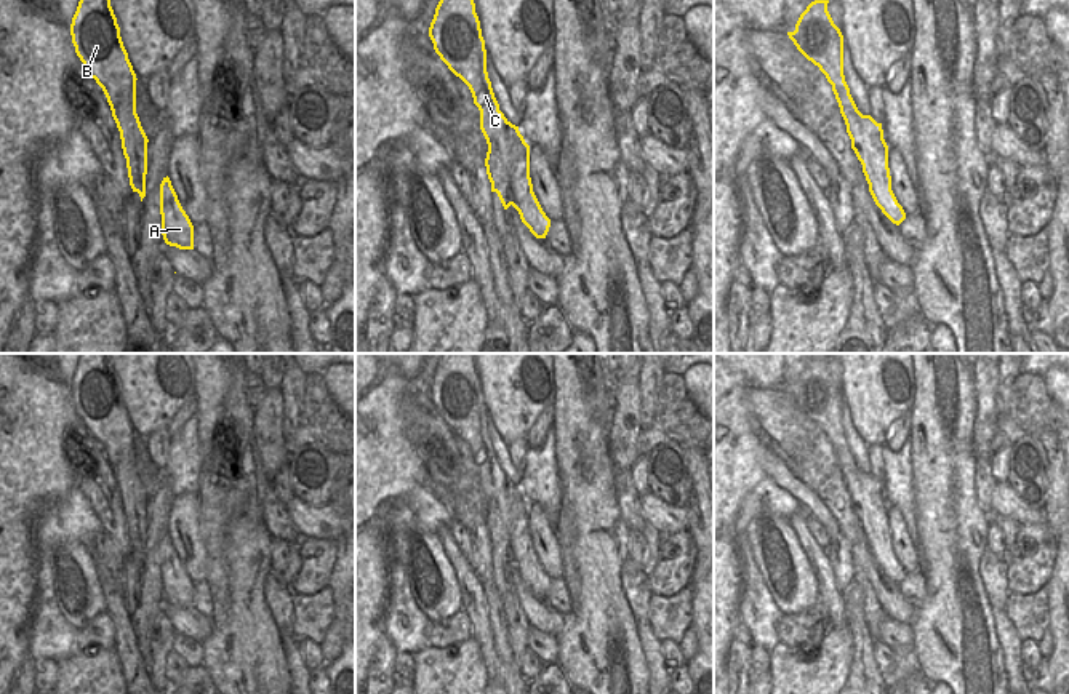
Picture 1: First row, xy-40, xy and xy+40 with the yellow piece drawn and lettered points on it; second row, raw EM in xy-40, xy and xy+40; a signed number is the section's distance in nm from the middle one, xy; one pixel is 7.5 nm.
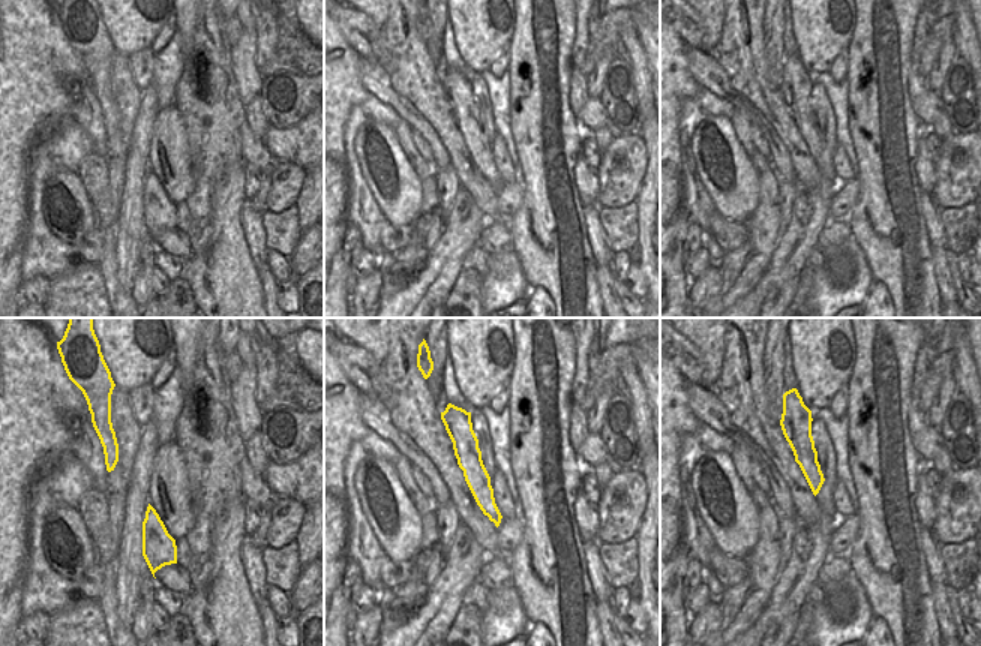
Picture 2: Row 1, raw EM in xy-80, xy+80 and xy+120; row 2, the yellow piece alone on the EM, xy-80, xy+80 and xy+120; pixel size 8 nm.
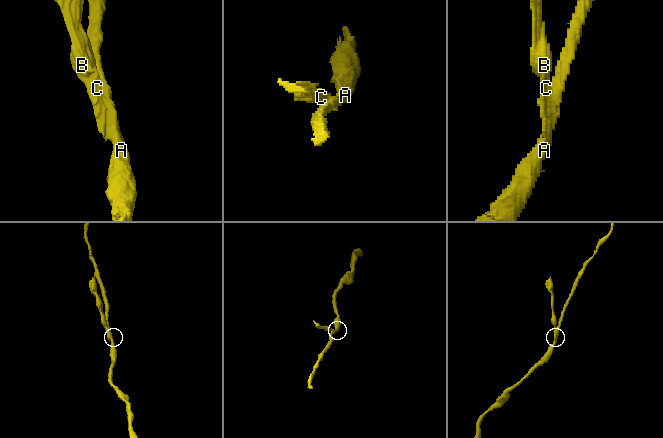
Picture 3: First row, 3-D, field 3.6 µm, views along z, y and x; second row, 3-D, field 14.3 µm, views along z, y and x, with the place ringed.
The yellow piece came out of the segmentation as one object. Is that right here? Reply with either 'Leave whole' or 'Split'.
Split.

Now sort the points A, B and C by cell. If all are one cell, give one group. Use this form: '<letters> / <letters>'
A / B C

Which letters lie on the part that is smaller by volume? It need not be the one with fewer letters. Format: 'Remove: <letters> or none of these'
Remove: B, C

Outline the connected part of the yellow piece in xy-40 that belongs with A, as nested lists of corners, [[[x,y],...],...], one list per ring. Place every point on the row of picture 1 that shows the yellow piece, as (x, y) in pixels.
[[[170,177],[160,184],[162,235],[166,245],[194,249],[194,225],[182,209]]]

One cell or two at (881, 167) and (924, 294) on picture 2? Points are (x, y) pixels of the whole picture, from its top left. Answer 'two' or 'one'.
one

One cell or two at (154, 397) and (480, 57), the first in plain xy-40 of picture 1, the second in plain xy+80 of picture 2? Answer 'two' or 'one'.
one

